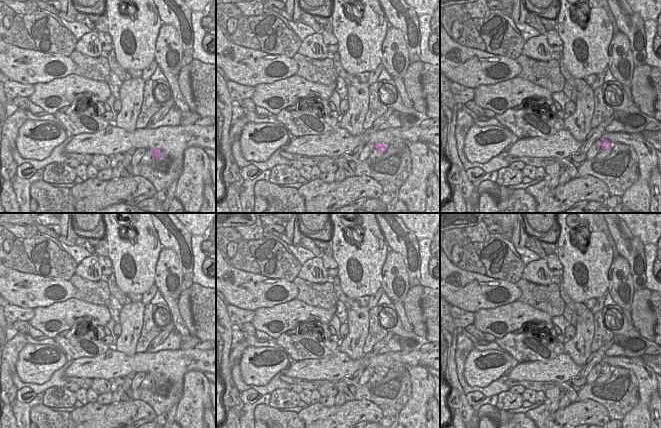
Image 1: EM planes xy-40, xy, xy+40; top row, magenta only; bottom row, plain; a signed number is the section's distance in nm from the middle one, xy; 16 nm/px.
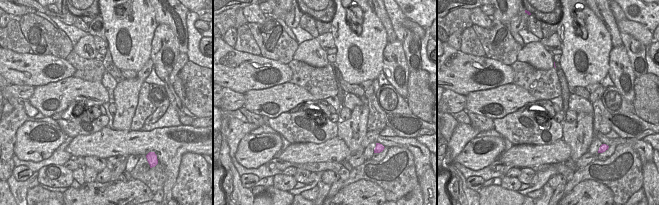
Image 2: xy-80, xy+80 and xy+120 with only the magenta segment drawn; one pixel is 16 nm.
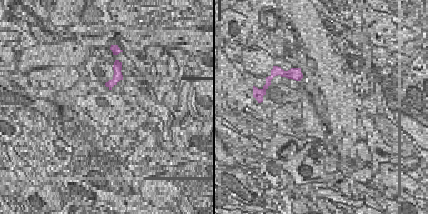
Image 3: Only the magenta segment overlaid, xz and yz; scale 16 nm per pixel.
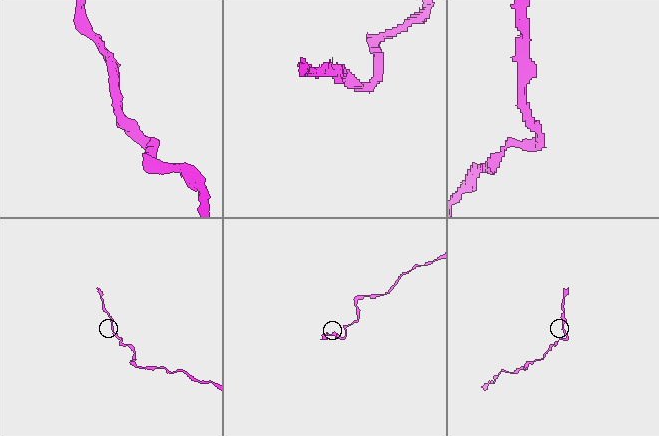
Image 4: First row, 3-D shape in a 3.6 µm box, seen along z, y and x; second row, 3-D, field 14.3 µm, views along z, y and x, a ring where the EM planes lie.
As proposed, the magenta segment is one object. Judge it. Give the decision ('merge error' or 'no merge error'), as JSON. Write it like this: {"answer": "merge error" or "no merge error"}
{"answer": "no merge error"}

